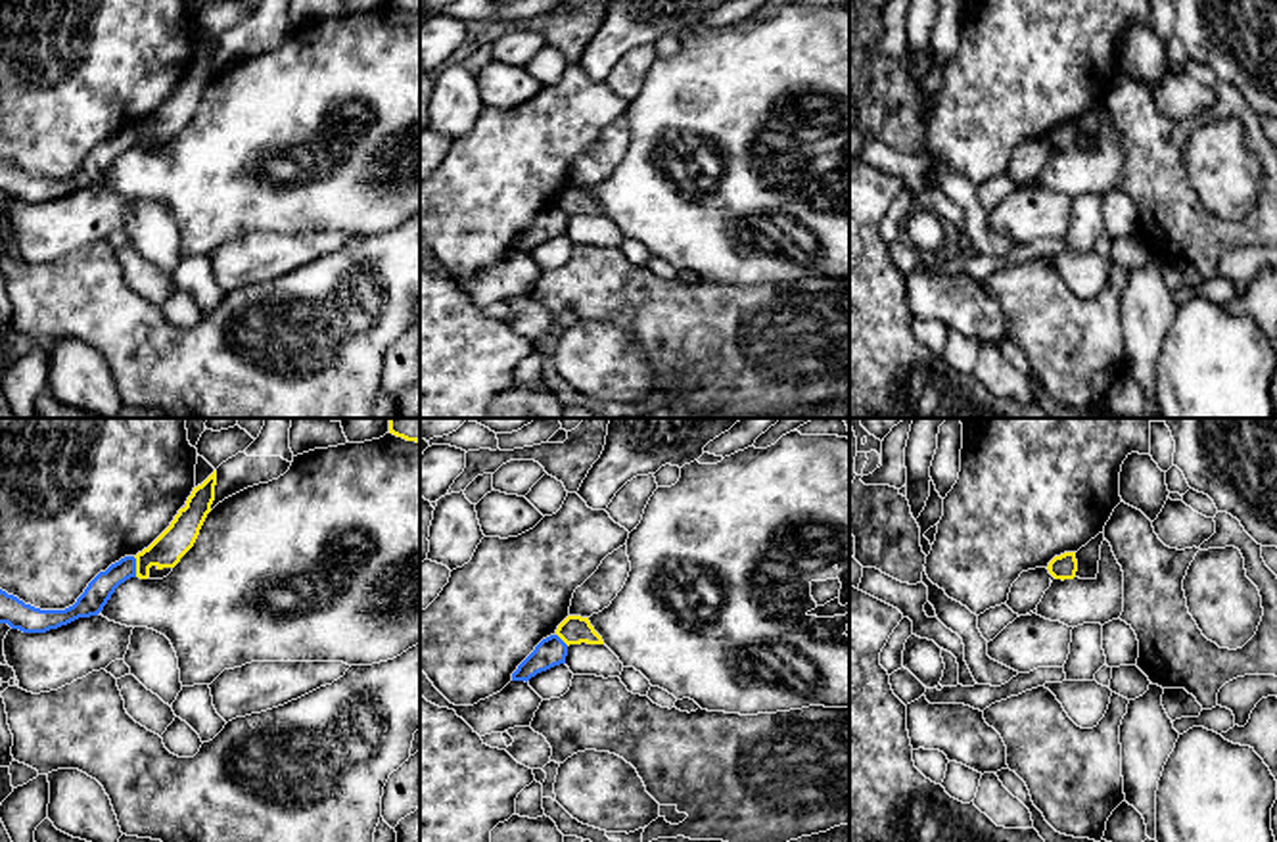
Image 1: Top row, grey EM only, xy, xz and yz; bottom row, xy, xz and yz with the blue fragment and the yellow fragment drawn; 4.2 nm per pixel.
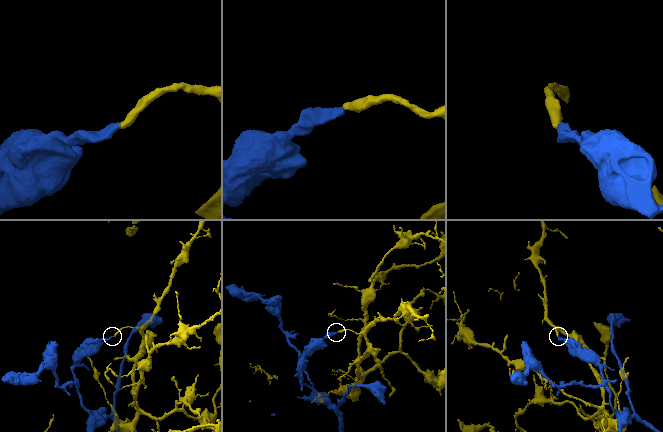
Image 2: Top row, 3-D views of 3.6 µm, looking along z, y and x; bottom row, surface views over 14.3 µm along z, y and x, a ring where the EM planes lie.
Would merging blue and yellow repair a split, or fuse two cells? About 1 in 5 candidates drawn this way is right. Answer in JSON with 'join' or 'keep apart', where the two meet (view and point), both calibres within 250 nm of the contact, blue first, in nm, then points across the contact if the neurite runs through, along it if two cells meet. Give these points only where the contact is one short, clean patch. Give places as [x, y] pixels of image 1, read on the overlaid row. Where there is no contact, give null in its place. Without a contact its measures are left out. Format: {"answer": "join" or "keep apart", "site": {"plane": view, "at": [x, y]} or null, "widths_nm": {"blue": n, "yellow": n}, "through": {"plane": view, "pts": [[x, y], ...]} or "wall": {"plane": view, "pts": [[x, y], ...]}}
{"answer": "keep apart", "site": {"plane": "xy", "at": [135, 566]}, "widths_nm": {"blue": 110, "yellow": 140}, "wall": {"plane": "xy", "pts": [[133, 557], [137, 576]]}}

